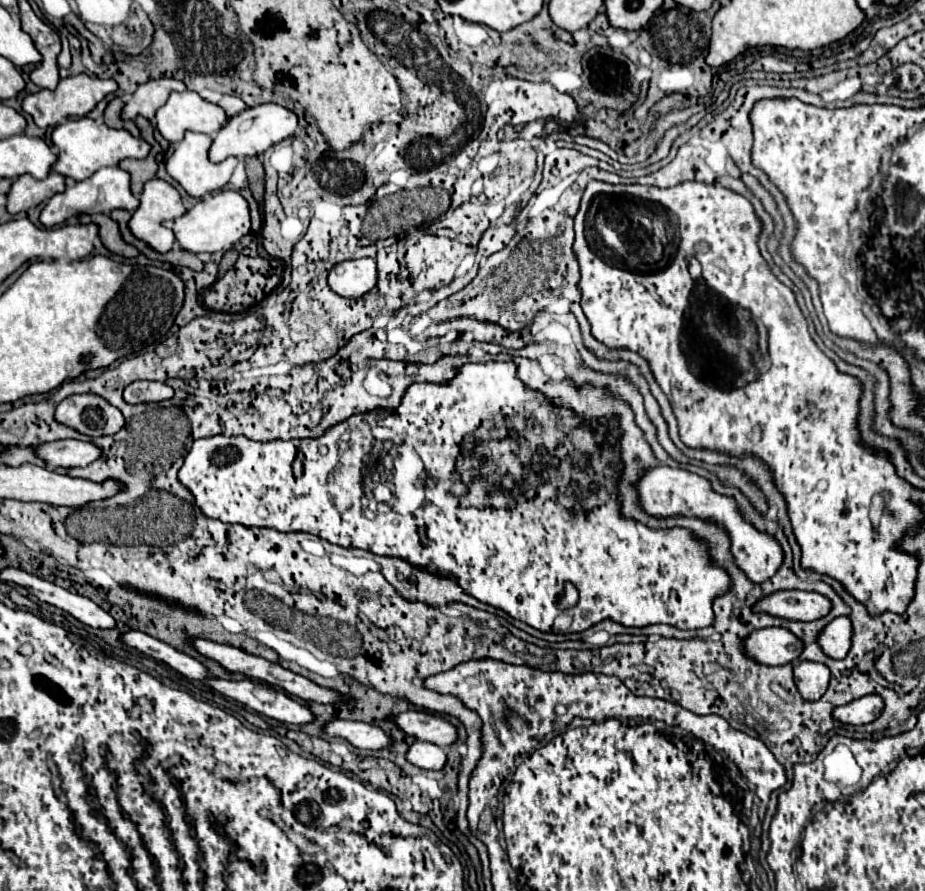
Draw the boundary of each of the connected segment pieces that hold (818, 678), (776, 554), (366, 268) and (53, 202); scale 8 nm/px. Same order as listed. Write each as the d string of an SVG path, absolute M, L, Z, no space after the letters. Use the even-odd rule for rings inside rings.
M798 662L794 680L804 700L820 700L830 682L830 668L820 662Z
M656 466L652 470L646 470L646 474L638 482L638 494L644 510L652 516L666 518L666 516L698 516L698 518L712 518L730 532L732 538L732 554L736 558L736 564L746 572L746 576L754 582L764 582L772 578L778 568L784 562L784 552L778 540L768 534L756 530L740 512L736 500L732 496L724 496L712 490L712 484L708 478L702 478L694 472L682 470L682 468L670 468L670 466Z
M374 258L344 260L330 270L330 288L344 298L360 298L378 282L378 268Z
M110 166L110 168L100 168L90 178L76 182L72 188L66 188L60 194L54 194L48 200L48 204L44 206L44 210L40 214L40 222L46 228L52 228L56 224L66 222L70 216L76 216L76 214L96 214L96 212L110 214L116 208L124 208L128 212L134 212L138 208L138 204L140 202L130 192L130 174L126 174L118 166Z

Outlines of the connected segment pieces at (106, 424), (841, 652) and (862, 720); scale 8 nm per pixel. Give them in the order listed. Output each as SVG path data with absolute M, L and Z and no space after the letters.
M72 394L56 406L56 420L86 436L116 434L124 426L122 412L98 394Z
M840 616L832 620L818 638L822 650L830 658L846 658L852 646L852 622L848 616Z
M872 694L872 696L864 696L850 704L836 708L834 718L844 724L854 724L854 726L868 724L868 722L874 722L882 714L882 708L884 708L884 700L876 694Z

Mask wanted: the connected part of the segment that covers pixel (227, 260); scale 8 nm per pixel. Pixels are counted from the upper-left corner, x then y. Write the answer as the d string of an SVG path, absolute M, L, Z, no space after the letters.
M228 250L228 252L222 256L220 264L218 264L218 274L220 274L220 276L226 274L226 270L228 270L230 266L234 266L236 260L238 260L238 252L236 252L236 250Z

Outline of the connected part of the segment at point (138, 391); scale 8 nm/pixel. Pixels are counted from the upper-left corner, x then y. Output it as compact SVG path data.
M136 380L126 386L124 398L128 404L140 404L140 402L160 402L174 396L174 390L164 382L154 380Z

